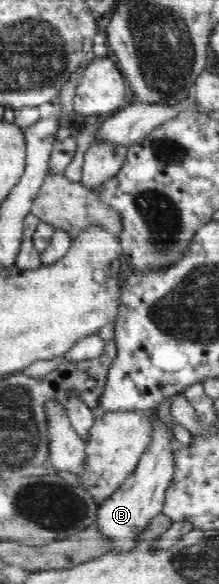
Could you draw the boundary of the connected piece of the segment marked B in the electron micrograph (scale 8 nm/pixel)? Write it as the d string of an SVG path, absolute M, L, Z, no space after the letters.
M158 417L154 419L154 437L148 451L142 455L138 468L126 479L106 501L99 503L97 511L97 525L102 534L113 542L114 547L109 553L130 553L138 549L139 536L145 533L148 522L163 513L165 493L171 482L171 475L174 473L174 453L176 452L176 439L173 433L173 425L166 425L160 422Z

